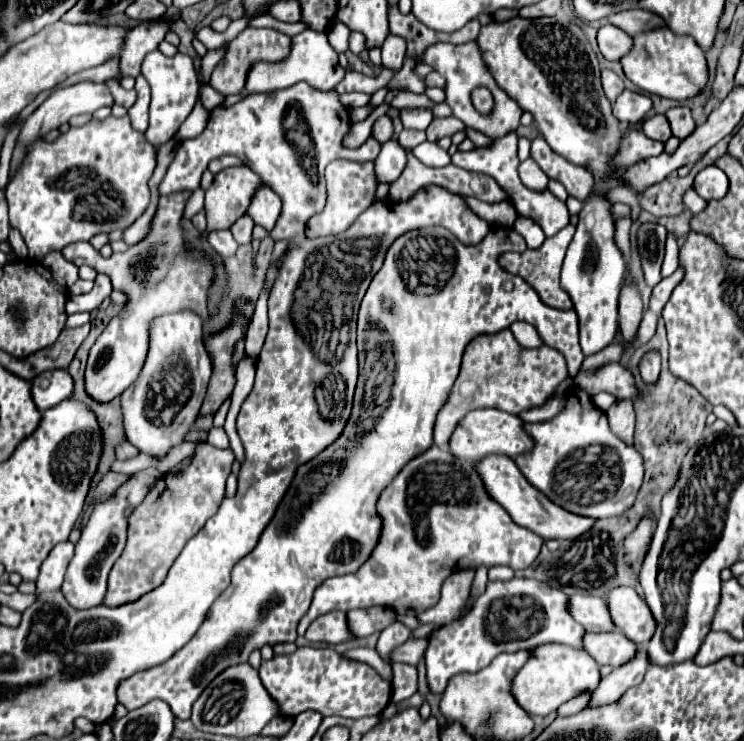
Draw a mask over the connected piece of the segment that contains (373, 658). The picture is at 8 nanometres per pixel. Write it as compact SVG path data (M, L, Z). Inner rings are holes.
M354 648L354 650L348 650L346 652L346 658L352 658L352 660L362 660L366 664L372 664L382 676L384 680L392 680L392 668L390 664L386 664L376 650L370 650L370 648Z

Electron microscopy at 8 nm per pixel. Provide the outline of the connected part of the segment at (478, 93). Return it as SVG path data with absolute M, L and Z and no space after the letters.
M478 88L478 90L474 90L474 94L472 94L472 102L474 102L474 106L478 108L478 112L480 114L490 114L492 112L492 94L486 90L486 88Z

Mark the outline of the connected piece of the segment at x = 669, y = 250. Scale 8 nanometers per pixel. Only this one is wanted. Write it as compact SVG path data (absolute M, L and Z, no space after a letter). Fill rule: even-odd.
M668 236L666 242L666 256L664 256L664 264L662 264L662 278L668 278L670 274L674 274L678 268L678 244L674 236Z

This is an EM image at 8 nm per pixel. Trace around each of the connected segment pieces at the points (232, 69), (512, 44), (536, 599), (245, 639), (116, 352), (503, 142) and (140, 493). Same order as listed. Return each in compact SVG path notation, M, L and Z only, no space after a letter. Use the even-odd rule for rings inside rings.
M260 28L260 30L244 30L240 32L228 46L228 52L224 56L224 60L214 68L212 76L210 76L210 86L220 92L222 96L230 96L230 94L240 94L240 90L244 88L244 80L246 80L246 72L248 68L258 62L258 60L268 60L268 62L276 62L286 58L290 50L290 38L270 30L270 28Z
M510 18L506 22L490 22L482 26L478 36L478 46L482 48L482 58L486 60L496 84L506 90L516 102L520 102L522 110L530 112L540 126L540 134L546 138L550 148L564 156L568 162L578 162L588 166L594 176L606 176L606 162L616 152L616 144L620 140L620 122L612 114L612 106L606 100L600 84L600 66L598 58L582 32L582 28L574 22L552 18Z
M512 578L508 582L488 582L486 592L474 602L472 610L464 620L454 620L440 630L436 630L430 636L430 648L426 650L426 678L428 686L434 694L442 694L442 688L446 688L446 680L458 672L478 672L486 668L498 652L514 652L518 648L536 648L538 644L566 644L572 648L582 648L582 638L586 630L582 624L578 624L570 610L568 610L570 598L558 590L548 586L546 582L538 582L534 578Z
M432 226L432 228L420 228L414 232L408 232L406 236L400 236L390 246L384 266L374 276L362 300L360 314L358 314L360 348L364 348L366 344L364 356L360 354L360 348L358 348L360 370L364 370L364 374L370 374L370 370L382 370L382 372L388 372L390 376L394 374L394 382L390 388L390 404L384 410L382 420L378 420L378 424L374 424L374 428L366 432L366 436L362 436L362 442L356 444L350 456L342 456L342 452L346 450L348 442L354 438L354 424L348 424L346 432L342 432L340 438L334 444L330 444L324 452L320 452L310 462L298 466L290 488L286 490L274 518L264 528L256 548L236 562L236 566L232 568L230 586L214 600L206 620L202 622L194 638L164 664L154 666L150 670L136 672L134 676L130 676L118 686L118 700L128 710L140 708L146 702L160 698L166 704L170 704L176 718L186 720L190 716L190 710L196 698L202 694L206 684L210 684L210 680L214 680L214 676L222 672L222 668L228 668L230 664L246 662L250 652L254 648L262 648L264 644L272 646L276 642L294 642L297 639L298 620L306 614L312 602L314 590L326 578L356 572L378 546L380 534L382 534L382 518L376 510L378 498L384 492L384 488L394 480L394 476L410 460L414 460L416 456L420 456L432 446L432 432L434 432L436 416L450 396L450 390L460 370L464 348L474 336L484 334L484 332L486 334L500 332L508 328L512 322L524 320L538 330L546 346L556 348L564 354L570 368L570 378L578 374L578 368L584 360L579 344L578 316L574 310L554 310L546 306L526 280L498 266L500 254L518 250L518 246L514 246L516 236L510 236L510 234L518 234L518 232L514 232L512 228L496 228L480 244L466 246L448 230ZM324 464L340 466L340 474L334 478L334 484L330 484L330 480L326 484L320 484L320 468Z
M178 192L174 196L162 196L158 200L156 216L150 224L150 232L126 252L102 258L88 242L68 244L64 248L64 258L76 266L92 266L96 272L104 272L112 280L112 288L126 294L126 306L118 316L110 320L104 332L98 336L90 348L86 366L86 390L92 398L108 402L120 396L142 372L144 360L150 348L150 326L152 320L170 312L190 310L208 320L208 292L214 284L214 260L202 250L192 250L184 242L182 216L188 200L188 192Z
M510 132L508 136L504 134L502 138L494 138L492 144L486 146L486 148L476 146L476 148L472 148L472 150L468 150L468 152L460 152L460 150L458 150L458 152L451 157L451 160L456 166L460 166L460 168L470 172L480 172L480 174L492 176L492 178L500 184L502 190L526 190L526 192L534 192L534 190L526 188L526 186L522 184L520 176L518 176L520 160L518 160L518 154L516 154L516 144L518 144L518 134L516 134L516 132Z
M146 468L142 472L136 472L130 476L130 480L124 482L124 494L114 494L102 504L98 504L88 520L88 524L82 530L82 538L76 544L76 554L68 564L62 594L74 608L94 608L102 602L106 594L106 578L114 562L120 558L126 540L128 540L128 516L142 504L142 500L148 496L154 482L162 478L162 472L156 468Z

